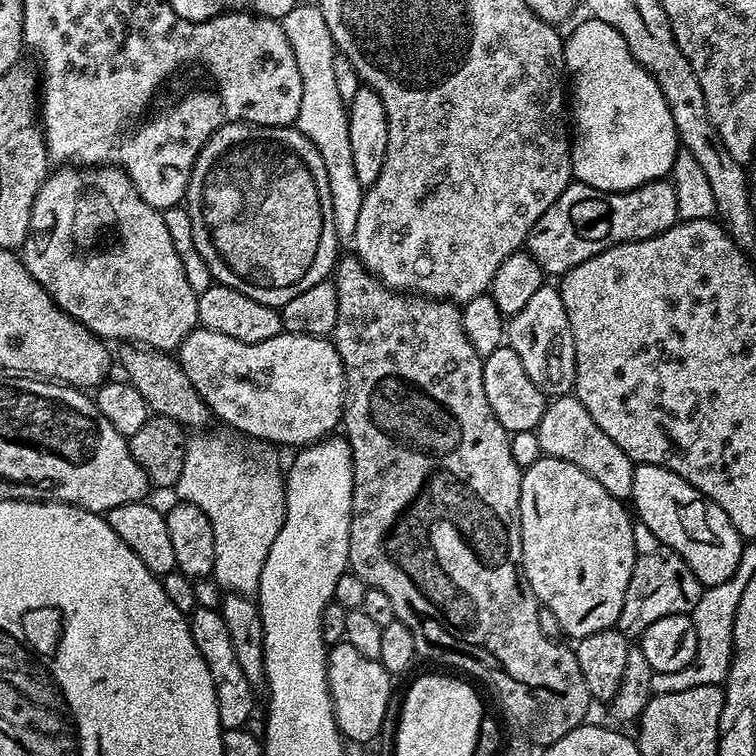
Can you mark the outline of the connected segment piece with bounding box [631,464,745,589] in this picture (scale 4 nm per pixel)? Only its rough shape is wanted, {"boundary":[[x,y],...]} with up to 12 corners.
{"boundary":[[638,464],[639,523],[705,589],[745,541],[722,506],[662,466]]}

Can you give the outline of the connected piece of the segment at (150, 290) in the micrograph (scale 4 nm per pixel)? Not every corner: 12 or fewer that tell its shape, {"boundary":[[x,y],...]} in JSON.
{"boundary":[[60,166],[26,270],[105,341],[171,353],[198,293],[115,166]]}

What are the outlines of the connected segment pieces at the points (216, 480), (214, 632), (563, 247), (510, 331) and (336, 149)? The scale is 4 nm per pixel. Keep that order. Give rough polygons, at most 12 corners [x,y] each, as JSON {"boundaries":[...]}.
{"boundaries":[[[196,434],[174,492],[221,589],[259,593],[286,514],[267,442]],[[197,607],[188,625],[214,682],[221,729],[256,708],[222,614]],[[667,179],[629,192],[573,182],[526,251],[559,278],[676,223]],[[544,283],[506,324],[506,344],[545,397],[576,386],[559,287]],[[317,5],[280,21],[302,74],[294,127],[326,162],[336,238],[351,245],[354,174],[338,49]]]}

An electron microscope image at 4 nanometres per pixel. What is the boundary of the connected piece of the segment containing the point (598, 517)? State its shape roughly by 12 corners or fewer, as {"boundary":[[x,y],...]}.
{"boundary":[[523,469],[524,578],[565,637],[615,628],[633,517],[586,470]]}

